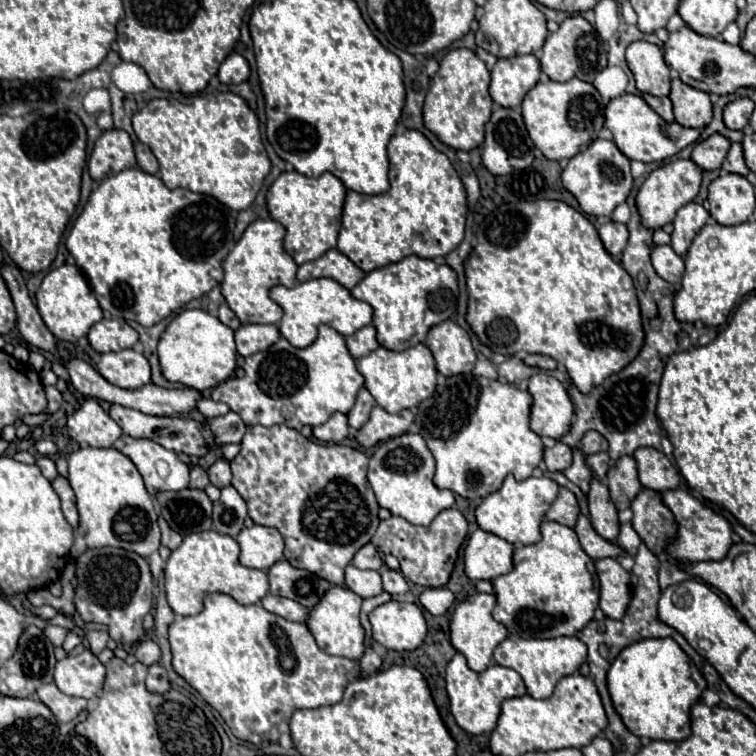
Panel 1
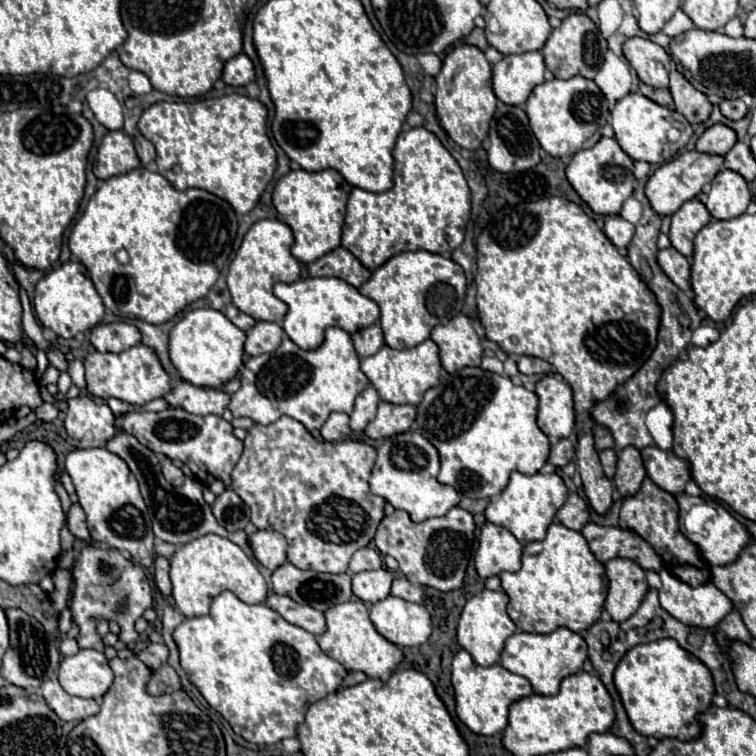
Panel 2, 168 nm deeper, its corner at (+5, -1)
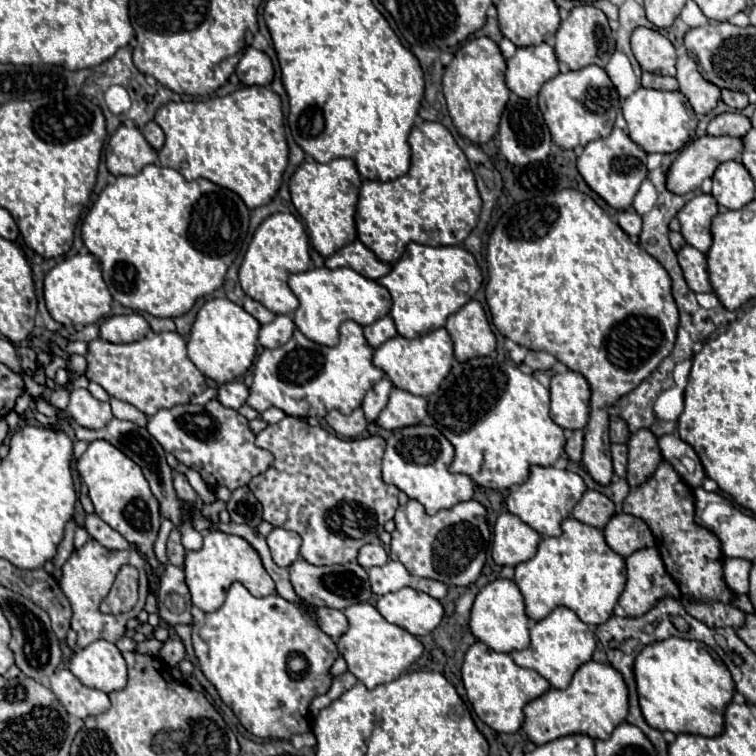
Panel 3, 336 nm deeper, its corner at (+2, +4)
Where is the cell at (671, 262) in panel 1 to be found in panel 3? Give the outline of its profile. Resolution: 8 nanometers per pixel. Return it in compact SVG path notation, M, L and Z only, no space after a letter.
M684 245L676 255L678 255L678 263L684 271L684 279L688 287L694 293L710 293L712 287L706 273L706 255L690 245Z

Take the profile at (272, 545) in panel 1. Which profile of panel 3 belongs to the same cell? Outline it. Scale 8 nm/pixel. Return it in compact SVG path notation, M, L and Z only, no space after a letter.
M272 529L272 533L266 537L272 559L276 565L280 567L288 567L292 561L296 561L300 557L298 549L300 549L300 535L294 531L286 531L286 529Z

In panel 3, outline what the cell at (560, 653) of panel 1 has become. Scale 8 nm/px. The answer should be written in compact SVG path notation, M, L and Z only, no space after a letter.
M556 607L546 619L530 627L530 647L522 651L512 651L510 657L518 667L538 671L552 687L566 689L574 671L592 659L594 649L596 639L594 633L588 629L588 625L582 623L574 611L566 607Z

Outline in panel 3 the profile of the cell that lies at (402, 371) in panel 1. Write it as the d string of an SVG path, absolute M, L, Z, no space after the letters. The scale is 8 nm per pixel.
M436 329L428 335L422 335L418 339L404 339L404 337L394 337L382 343L382 347L374 349L372 363L386 373L386 377L394 383L394 387L410 391L412 395L418 397L428 397L434 393L442 379L448 375L452 367L452 341L446 329Z

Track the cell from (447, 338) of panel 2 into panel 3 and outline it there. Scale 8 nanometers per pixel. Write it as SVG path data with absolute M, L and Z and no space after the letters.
M470 299L460 311L450 315L446 331L454 343L454 357L458 361L490 355L496 349L496 337L488 325L482 305Z

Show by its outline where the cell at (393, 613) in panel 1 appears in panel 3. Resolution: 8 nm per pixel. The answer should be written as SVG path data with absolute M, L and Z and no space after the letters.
M402 587L400 591L382 595L376 609L388 623L406 629L414 637L432 633L444 615L438 599L414 591L412 587Z

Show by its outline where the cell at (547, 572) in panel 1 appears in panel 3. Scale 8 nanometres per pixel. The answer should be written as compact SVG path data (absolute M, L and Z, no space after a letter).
M574 517L562 521L560 527L562 535L542 537L536 555L514 567L514 583L524 597L526 615L532 621L540 621L556 607L568 607L586 625L600 625L612 615L624 589L624 559L606 545L600 529L584 525Z

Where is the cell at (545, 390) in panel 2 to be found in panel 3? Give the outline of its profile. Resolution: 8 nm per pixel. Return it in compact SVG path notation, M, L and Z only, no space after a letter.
M576 371L550 379L550 417L562 429L584 429L588 423L590 389Z

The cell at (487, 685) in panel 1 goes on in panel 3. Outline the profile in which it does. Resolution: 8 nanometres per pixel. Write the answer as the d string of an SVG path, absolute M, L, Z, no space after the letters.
M480 641L470 645L470 649L464 655L462 681L464 681L466 695L474 713L488 727L492 727L494 731L504 731L504 733L516 733L524 721L522 707L550 689L550 683L542 675L538 675L532 669L518 667L510 655L496 653Z

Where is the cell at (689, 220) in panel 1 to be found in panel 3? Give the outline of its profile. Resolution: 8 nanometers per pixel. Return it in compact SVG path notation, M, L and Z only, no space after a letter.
M696 195L692 197L680 211L680 233L688 245L696 247L698 251L706 253L712 245L710 235L710 221L718 213L718 203L712 195Z

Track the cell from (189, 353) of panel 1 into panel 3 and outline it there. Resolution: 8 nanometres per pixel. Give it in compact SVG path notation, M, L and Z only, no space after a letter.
M218 297L210 299L202 305L202 309L196 315L196 321L192 323L190 335L188 335L188 357L190 361L206 375L208 379L216 383L228 383L236 377L242 377L256 357L256 345L258 345L258 329L260 323L246 313L240 305L232 303L230 299Z

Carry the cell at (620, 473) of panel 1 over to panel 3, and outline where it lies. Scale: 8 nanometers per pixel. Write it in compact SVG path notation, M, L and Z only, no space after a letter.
M640 429L628 441L628 475L626 481L630 487L640 487L660 465L662 455L658 449L658 439Z

